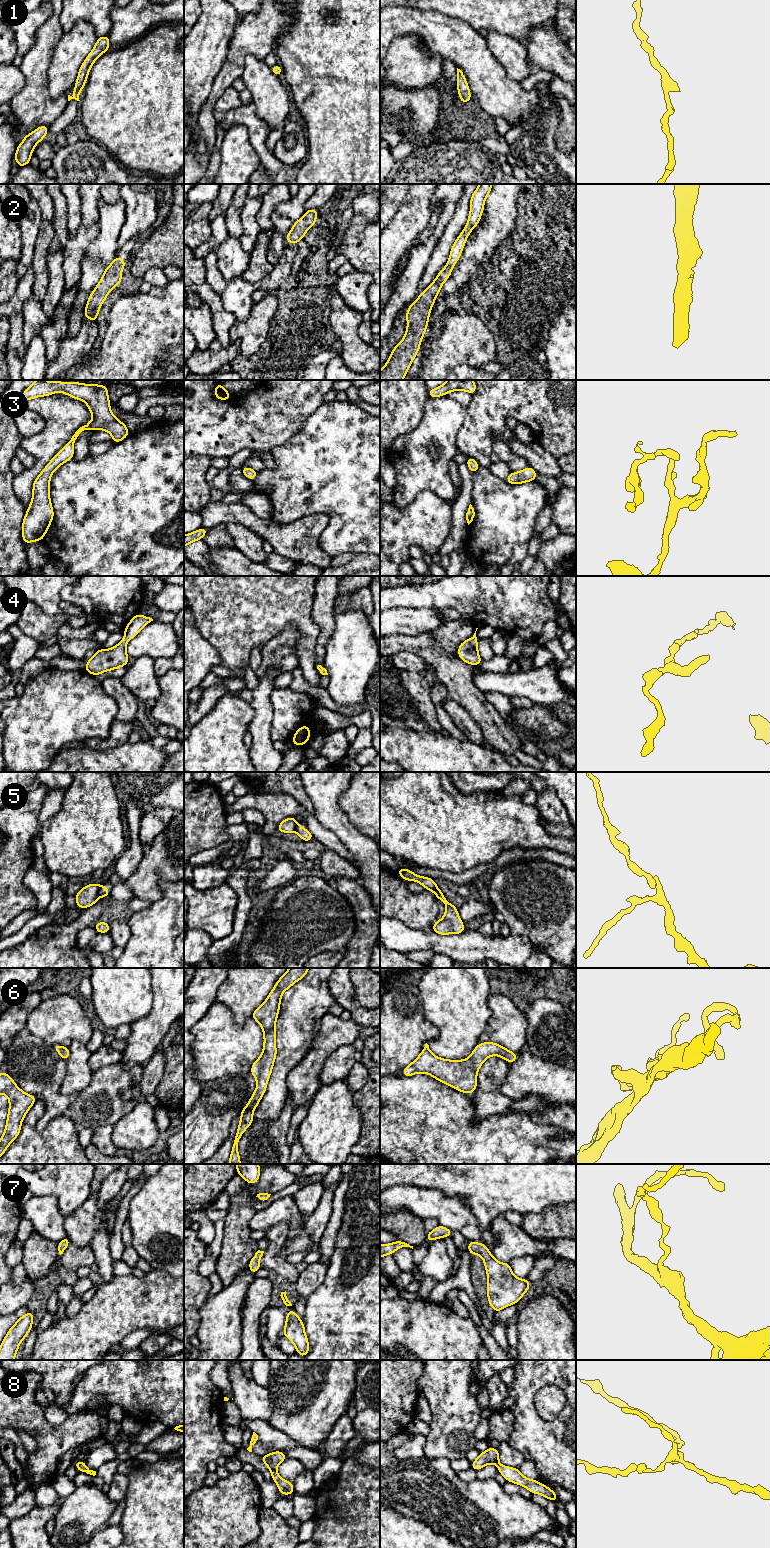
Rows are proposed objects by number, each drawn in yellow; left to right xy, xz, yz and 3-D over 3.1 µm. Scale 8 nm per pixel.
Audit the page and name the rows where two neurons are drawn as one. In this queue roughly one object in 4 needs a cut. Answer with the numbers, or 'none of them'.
5

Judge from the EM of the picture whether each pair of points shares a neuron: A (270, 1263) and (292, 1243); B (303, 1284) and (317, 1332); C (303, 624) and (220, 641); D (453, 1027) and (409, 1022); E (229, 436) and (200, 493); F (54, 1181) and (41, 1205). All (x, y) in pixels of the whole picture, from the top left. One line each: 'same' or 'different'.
A: different
B: different
C: same
D: different
E: different
F: different

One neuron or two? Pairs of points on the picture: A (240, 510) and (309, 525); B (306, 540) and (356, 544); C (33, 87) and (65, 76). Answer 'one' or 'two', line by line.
A: one
B: two
C: two

